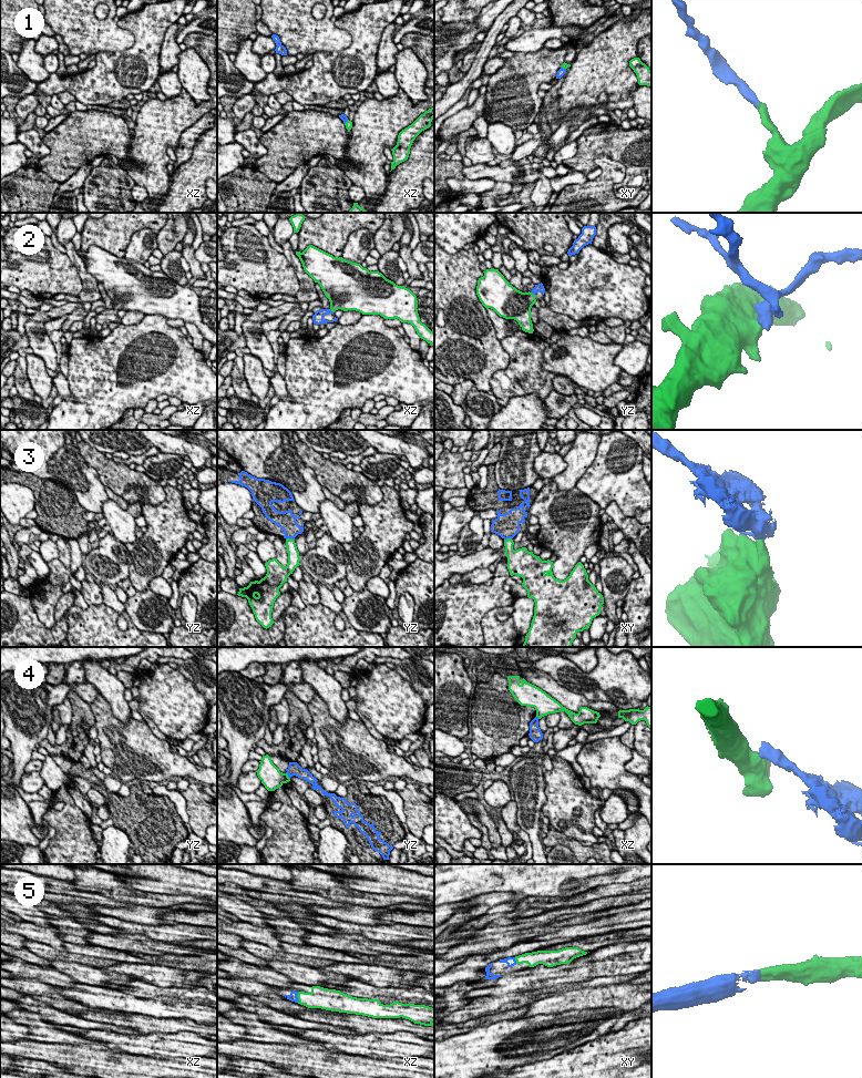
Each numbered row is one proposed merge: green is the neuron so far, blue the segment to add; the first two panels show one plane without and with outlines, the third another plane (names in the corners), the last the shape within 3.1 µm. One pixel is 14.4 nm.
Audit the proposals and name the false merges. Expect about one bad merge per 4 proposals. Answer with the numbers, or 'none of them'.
3, 4

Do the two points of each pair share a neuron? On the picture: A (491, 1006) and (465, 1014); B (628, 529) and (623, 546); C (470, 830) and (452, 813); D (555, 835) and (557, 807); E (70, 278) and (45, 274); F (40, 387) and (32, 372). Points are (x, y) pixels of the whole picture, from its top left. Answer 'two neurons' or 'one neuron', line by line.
A: one neuron
B: two neurons
C: one neuron
D: two neurons
E: one neuron
F: one neuron

